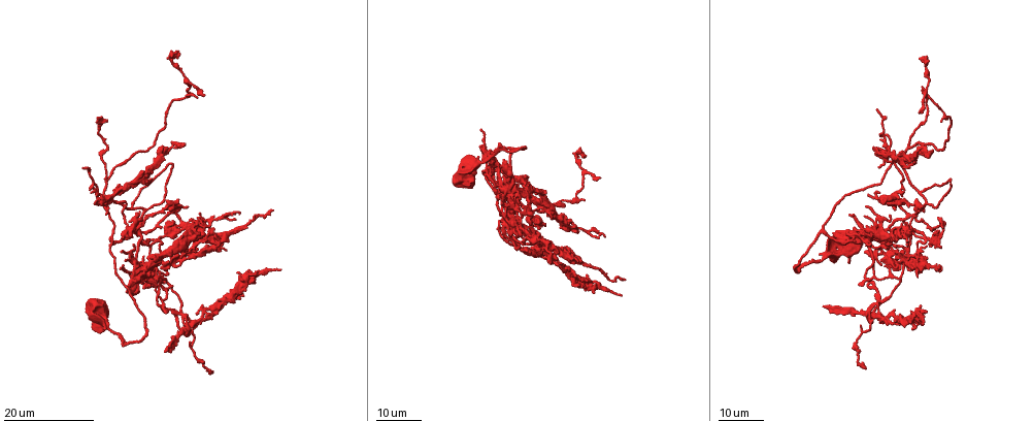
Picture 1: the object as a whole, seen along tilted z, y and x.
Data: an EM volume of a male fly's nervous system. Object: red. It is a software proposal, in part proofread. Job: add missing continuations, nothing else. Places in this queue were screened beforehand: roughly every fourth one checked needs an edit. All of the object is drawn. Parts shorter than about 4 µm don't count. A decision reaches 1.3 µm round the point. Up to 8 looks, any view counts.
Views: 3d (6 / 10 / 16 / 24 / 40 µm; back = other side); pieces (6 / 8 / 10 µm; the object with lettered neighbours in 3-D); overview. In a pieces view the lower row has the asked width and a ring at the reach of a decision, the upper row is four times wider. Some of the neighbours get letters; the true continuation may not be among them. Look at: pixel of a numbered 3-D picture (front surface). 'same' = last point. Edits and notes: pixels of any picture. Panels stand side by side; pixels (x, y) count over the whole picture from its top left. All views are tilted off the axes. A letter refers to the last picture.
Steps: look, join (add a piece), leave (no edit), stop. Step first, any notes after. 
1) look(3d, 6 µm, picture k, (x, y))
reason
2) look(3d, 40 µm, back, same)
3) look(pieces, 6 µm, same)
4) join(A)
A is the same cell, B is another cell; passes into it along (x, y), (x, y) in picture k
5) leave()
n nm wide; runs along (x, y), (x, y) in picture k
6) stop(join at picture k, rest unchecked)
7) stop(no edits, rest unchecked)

look(3d, 24 µm, picture 1, (543, 226))
an open end

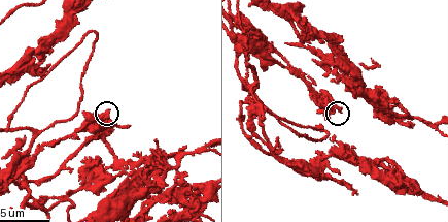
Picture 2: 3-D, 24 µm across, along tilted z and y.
look(pieces, 10 µm, picture 2, (338, 111))

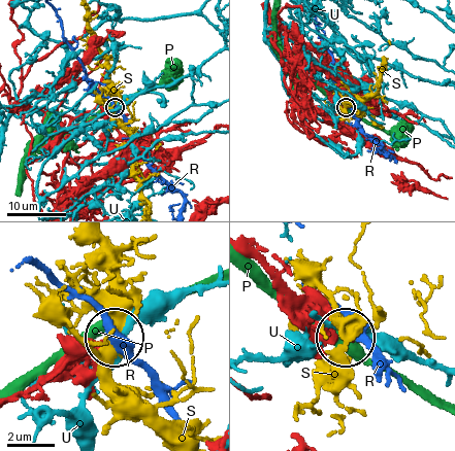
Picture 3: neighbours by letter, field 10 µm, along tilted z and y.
leave()
P, R, S and U are other cells; none of them fits

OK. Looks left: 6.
look(3d, 24 µm, picture 1, (280, 269))

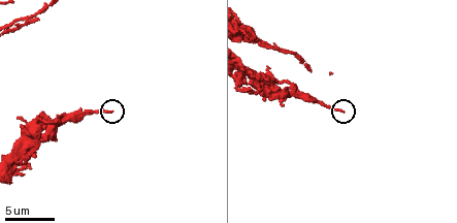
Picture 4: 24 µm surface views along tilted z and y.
look(3d, 6 µm, picture 4, (109, 112))
closer look

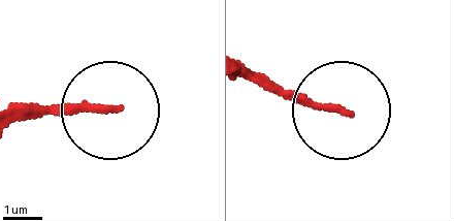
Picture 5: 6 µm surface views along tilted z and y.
look(pieces, 8 µm, picture 5, (342, 109))

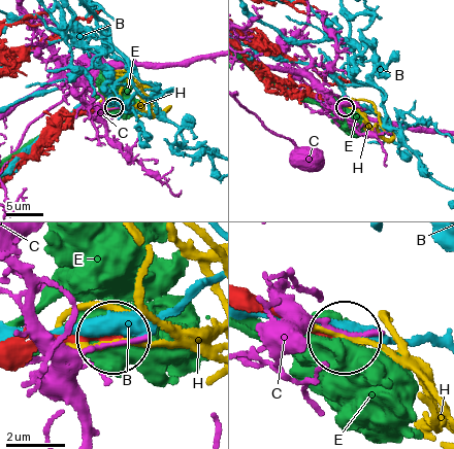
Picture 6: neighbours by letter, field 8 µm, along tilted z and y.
leave()
B, C, E and H are other cells; runs along (18, 365), (66, 341), (110, 339) in picture 6; no lettered piece goes on from it

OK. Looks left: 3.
look(3d, 16 µm, picture 1, (624, 281))
long arm stops here

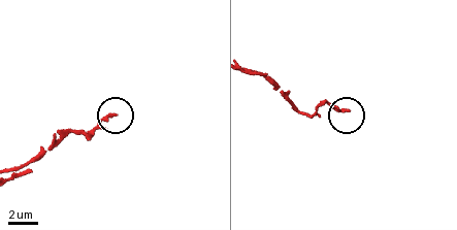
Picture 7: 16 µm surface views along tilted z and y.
look(3d, 10 µm, picture 7, (115, 116))

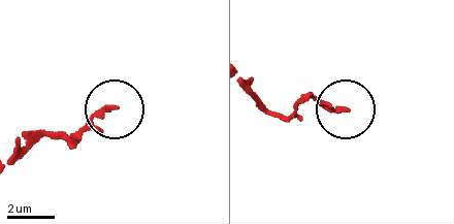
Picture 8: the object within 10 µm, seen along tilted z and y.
look(pieces, 8 µm, picture 8, (346, 108))
what lies round it

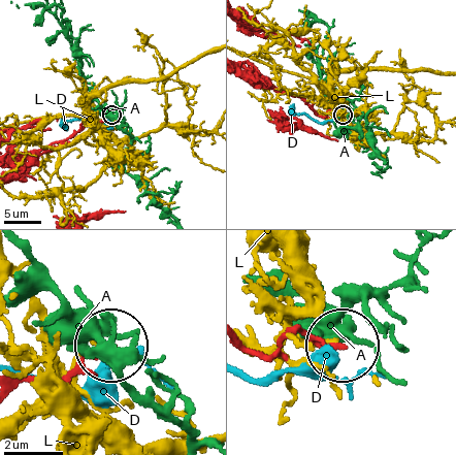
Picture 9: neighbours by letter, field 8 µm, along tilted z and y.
leave()
A, D and L are other cells; no lettered piece goes on from it

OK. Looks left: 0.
stop(no edits, rest unchecked)

